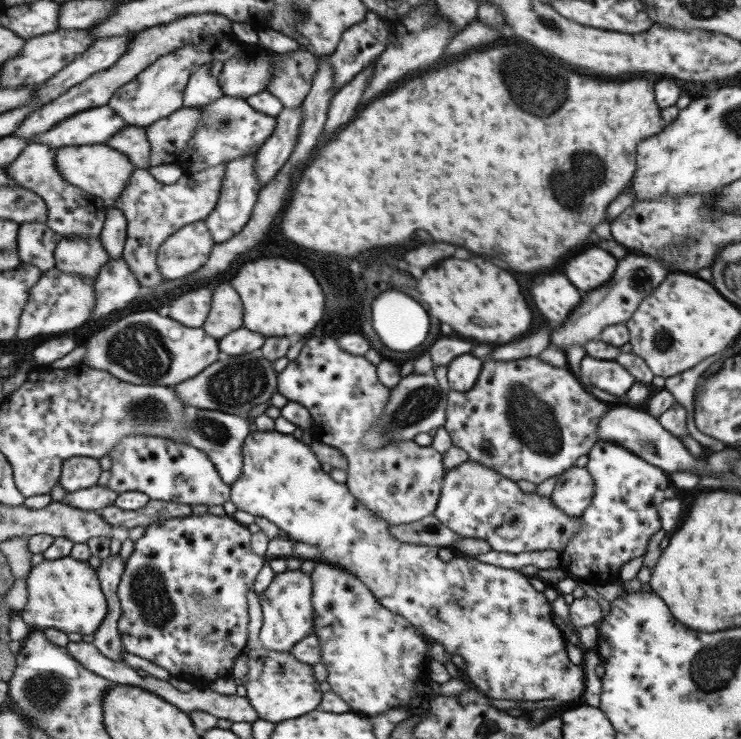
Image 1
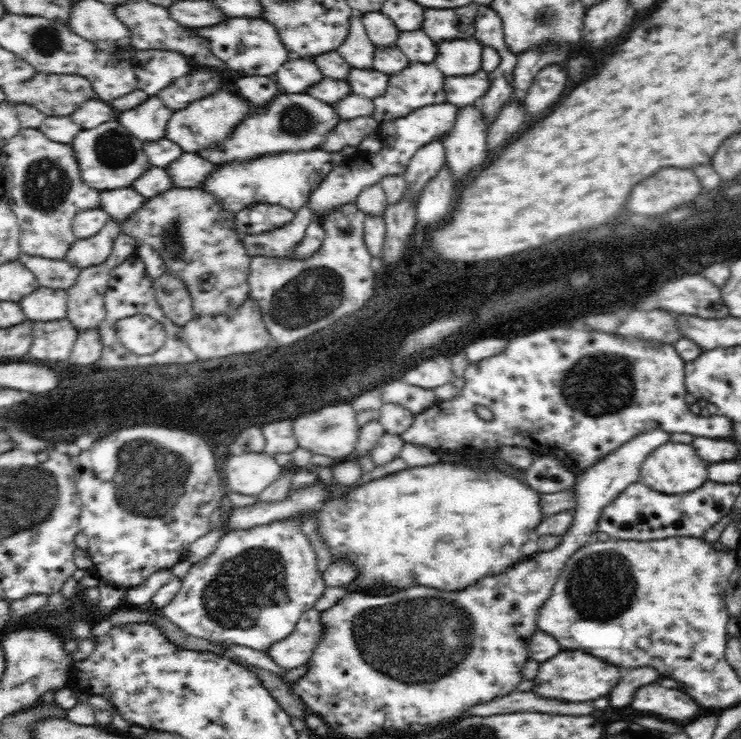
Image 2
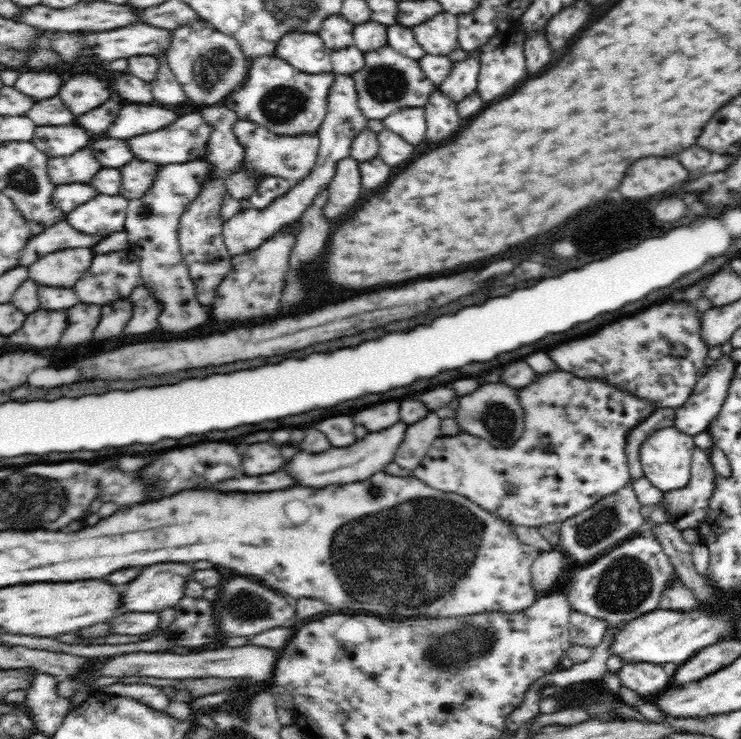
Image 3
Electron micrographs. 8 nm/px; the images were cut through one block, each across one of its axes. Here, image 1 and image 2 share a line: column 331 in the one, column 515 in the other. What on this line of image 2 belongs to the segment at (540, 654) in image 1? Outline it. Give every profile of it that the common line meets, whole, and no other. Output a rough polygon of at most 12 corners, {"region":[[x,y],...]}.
{"region":[[408,466],[308,516],[350,589],[464,590],[525,560],[540,494]]}

